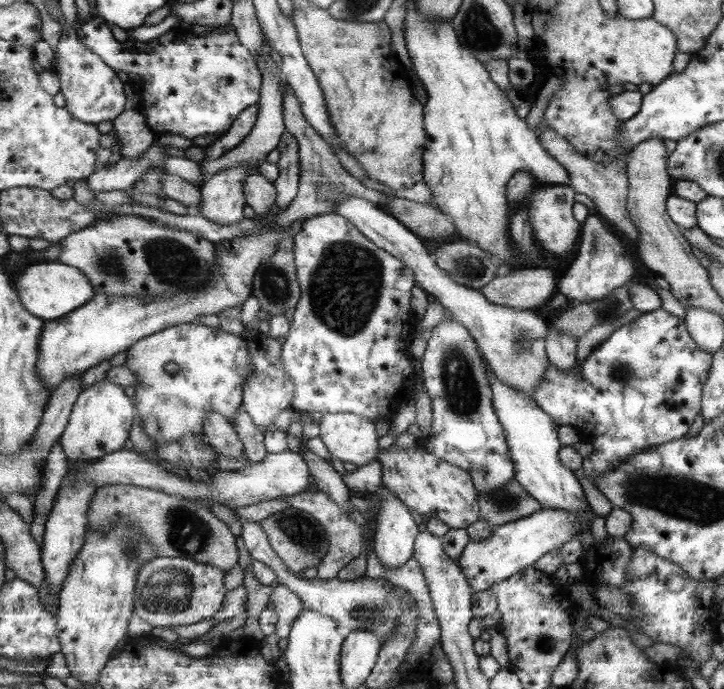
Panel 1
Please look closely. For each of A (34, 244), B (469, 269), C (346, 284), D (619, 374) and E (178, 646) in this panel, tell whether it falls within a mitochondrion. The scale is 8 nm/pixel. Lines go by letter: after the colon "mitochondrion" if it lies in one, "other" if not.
A: other
B: mitochondrion
C: mitochondrion
D: mitochondrion
E: other

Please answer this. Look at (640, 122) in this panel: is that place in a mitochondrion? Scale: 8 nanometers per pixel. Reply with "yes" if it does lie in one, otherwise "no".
no

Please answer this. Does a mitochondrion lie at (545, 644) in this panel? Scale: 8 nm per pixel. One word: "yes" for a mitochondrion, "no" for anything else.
yes

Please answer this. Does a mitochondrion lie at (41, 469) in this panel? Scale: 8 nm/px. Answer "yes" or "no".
no

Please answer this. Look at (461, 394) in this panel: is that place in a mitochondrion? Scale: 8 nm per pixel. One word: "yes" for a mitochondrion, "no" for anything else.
yes

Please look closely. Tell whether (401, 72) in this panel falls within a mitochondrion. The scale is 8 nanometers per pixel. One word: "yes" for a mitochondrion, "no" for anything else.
no

